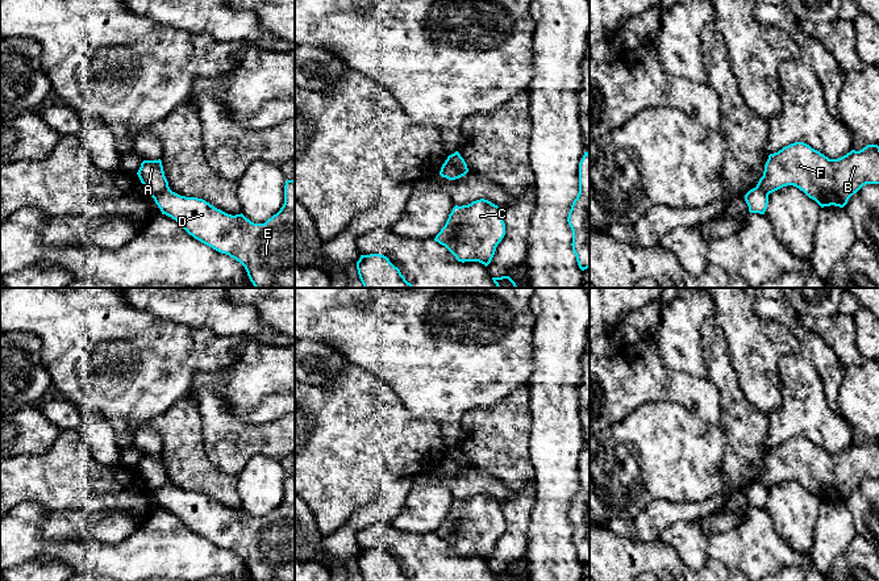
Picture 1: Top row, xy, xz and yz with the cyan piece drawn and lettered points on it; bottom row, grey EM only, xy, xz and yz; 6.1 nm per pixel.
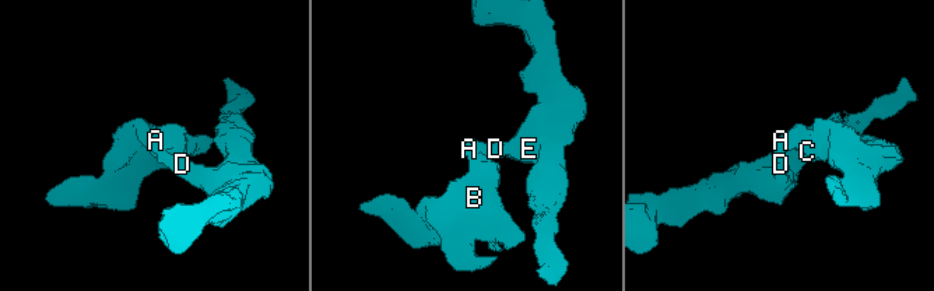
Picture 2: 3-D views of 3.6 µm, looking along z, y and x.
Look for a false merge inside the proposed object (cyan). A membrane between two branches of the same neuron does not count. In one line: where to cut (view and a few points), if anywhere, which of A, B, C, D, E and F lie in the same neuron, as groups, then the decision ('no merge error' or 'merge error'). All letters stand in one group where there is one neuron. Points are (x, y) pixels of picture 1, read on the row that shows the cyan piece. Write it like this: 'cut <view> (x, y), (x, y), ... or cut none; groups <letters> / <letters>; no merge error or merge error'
cut xz (448, 157), (466, 172); groups A B C F / D E; merge error

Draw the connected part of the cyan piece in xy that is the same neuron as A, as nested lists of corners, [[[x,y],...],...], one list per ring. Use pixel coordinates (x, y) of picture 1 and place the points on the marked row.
[[[161,159],[143,160],[137,175],[151,197],[170,188]]]

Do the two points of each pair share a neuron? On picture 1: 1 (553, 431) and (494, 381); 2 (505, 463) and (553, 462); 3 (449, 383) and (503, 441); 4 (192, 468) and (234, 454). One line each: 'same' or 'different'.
1: different
2: different
3: different
4: different

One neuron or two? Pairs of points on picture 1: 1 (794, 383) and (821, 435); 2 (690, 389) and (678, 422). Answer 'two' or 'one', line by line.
1: one
2: two

